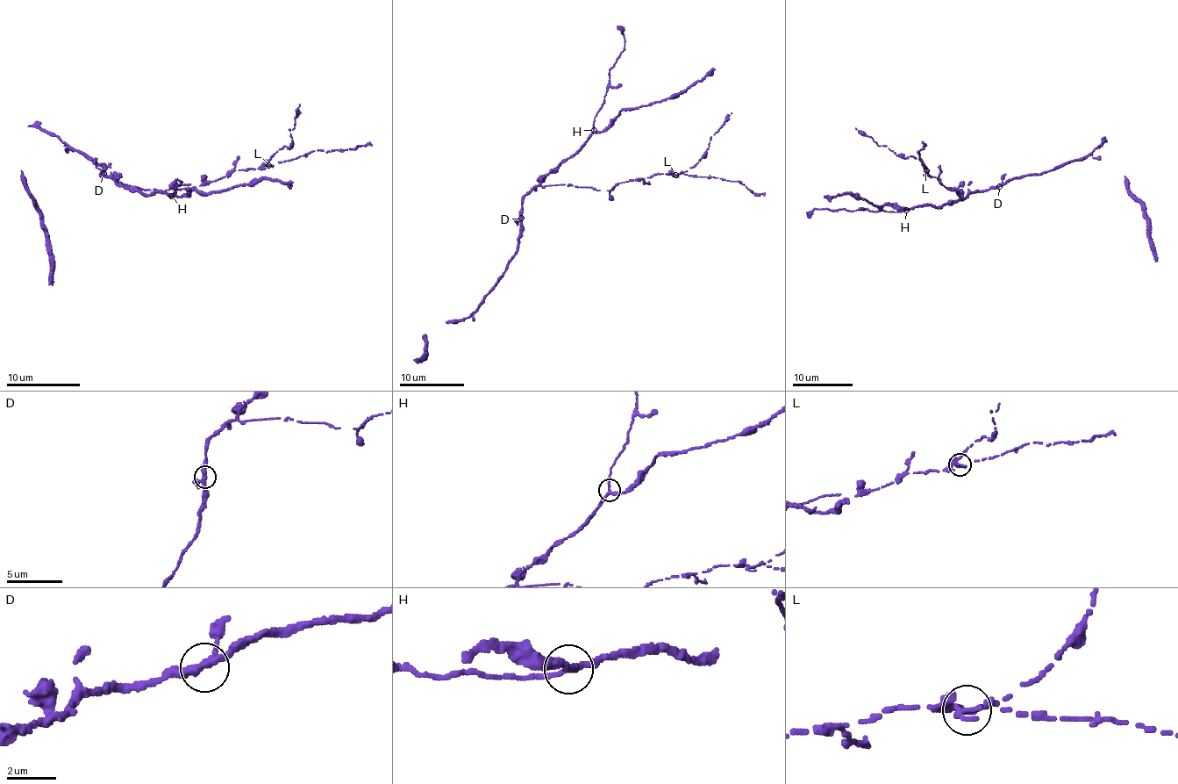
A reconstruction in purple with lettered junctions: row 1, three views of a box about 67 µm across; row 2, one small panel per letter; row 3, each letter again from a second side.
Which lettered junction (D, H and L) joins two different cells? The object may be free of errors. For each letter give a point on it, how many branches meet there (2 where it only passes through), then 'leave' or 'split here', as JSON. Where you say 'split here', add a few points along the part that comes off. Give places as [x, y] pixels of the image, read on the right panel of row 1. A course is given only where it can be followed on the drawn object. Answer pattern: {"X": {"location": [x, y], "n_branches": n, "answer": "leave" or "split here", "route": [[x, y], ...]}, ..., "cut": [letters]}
{"D": {"location": [999, 186], "n_branches": 3, "answer": "leave"}, "H": {"location": [906, 210], "n_branches": 3, "answer": "leave"}, "L": {"location": [926, 170], "n_branches": 3, "answer": "split here", "route": [[926, 170], [920, 159], [896, 154], [855, 128]]}, "cut": ["L"]}

